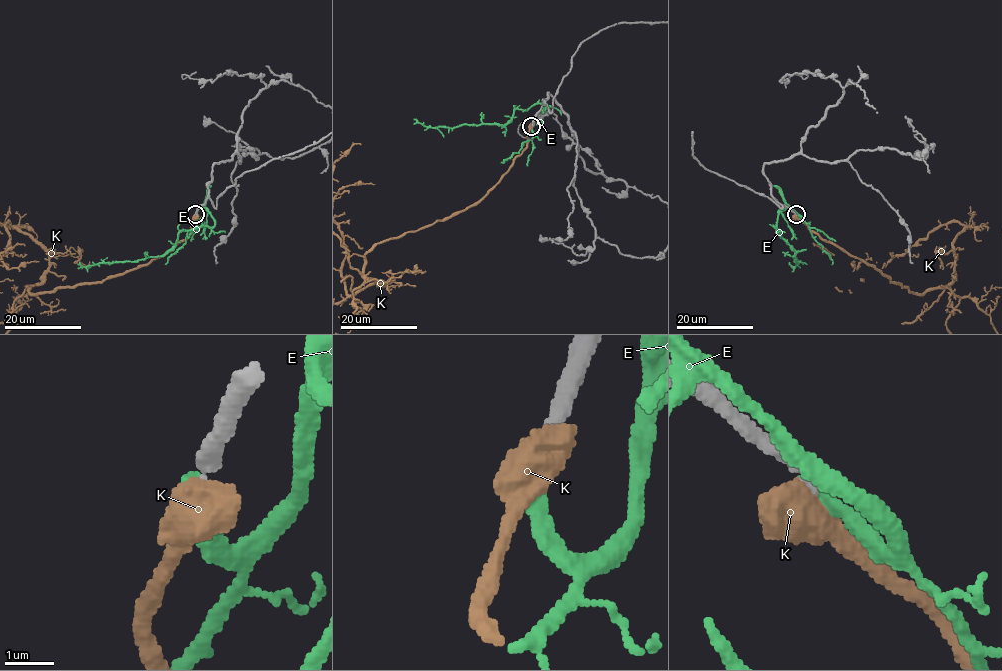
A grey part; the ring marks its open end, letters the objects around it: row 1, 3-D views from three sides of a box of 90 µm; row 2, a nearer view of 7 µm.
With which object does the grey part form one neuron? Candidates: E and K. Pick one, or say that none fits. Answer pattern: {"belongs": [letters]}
{"belongs": []}

